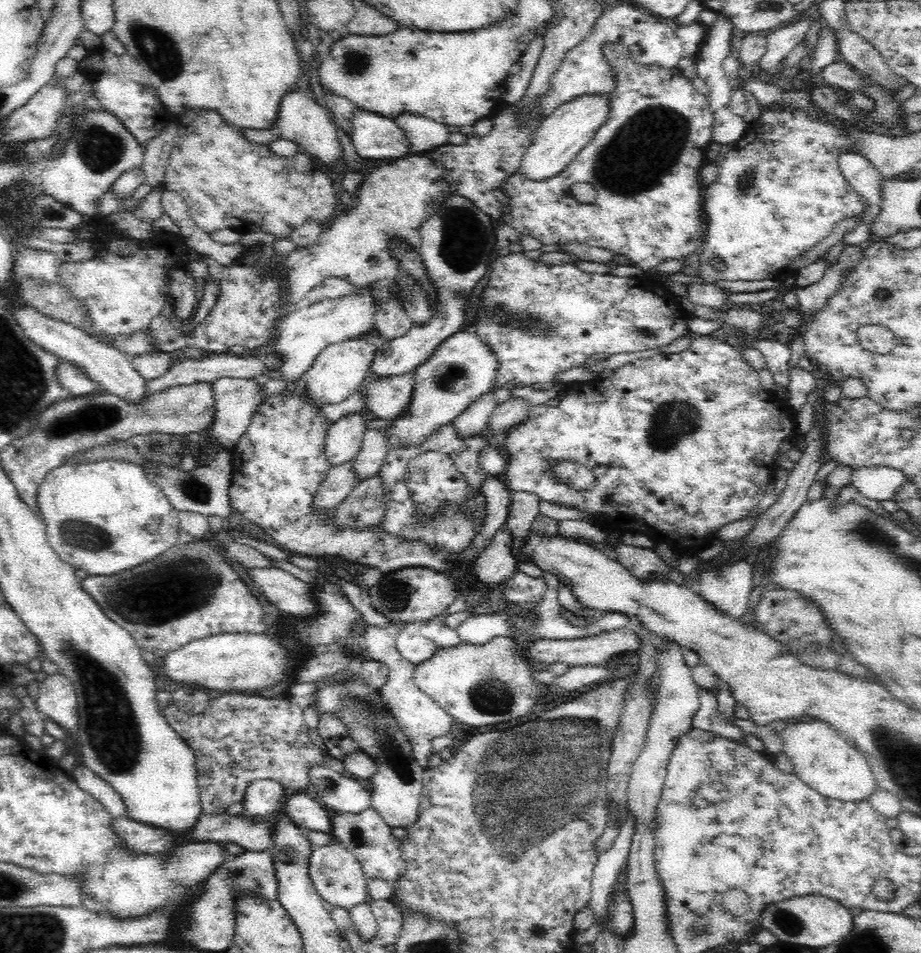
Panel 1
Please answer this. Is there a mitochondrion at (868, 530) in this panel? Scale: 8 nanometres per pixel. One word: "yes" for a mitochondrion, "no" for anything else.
yes

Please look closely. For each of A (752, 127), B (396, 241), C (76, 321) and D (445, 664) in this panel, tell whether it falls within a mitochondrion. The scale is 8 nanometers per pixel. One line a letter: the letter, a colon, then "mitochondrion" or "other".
A: other
B: other
C: other
D: other

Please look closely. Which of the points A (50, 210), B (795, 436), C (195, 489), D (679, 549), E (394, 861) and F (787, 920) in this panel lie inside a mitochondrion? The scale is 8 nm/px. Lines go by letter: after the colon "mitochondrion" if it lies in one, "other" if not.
A: mitochondrion
B: other
C: mitochondrion
D: other
E: other
F: mitochondrion

